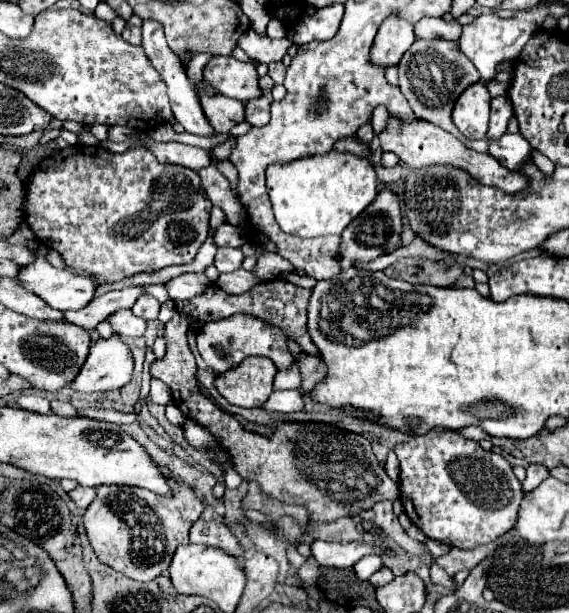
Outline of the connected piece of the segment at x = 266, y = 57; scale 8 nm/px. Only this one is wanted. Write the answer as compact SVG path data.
M252 28L240 38L238 46L256 62L260 64L270 64L270 62L278 62L284 58L284 54L290 48L290 40L282 38L282 40L272 40L268 36L258 36Z

